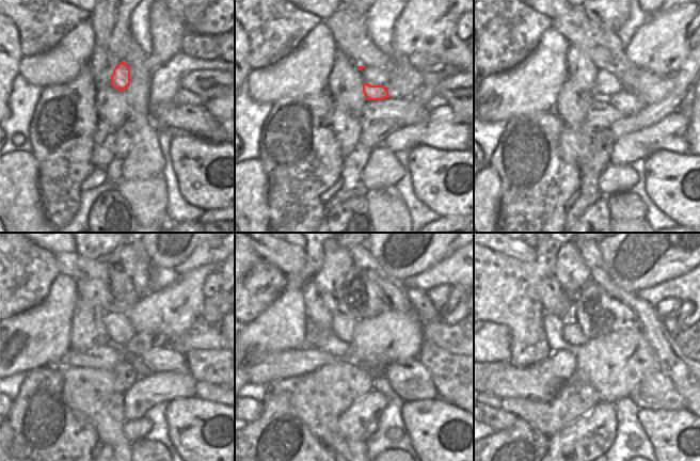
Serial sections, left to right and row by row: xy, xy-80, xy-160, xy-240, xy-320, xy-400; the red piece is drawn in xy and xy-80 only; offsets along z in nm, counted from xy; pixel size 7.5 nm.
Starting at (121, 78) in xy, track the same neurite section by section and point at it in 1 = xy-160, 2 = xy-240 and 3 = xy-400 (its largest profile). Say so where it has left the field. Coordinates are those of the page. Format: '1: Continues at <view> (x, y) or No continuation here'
1: Continues at xy-160 (624, 101)
2: Continues at xy-240 (158, 359)
3: Continues at xy-400 (656, 392)

